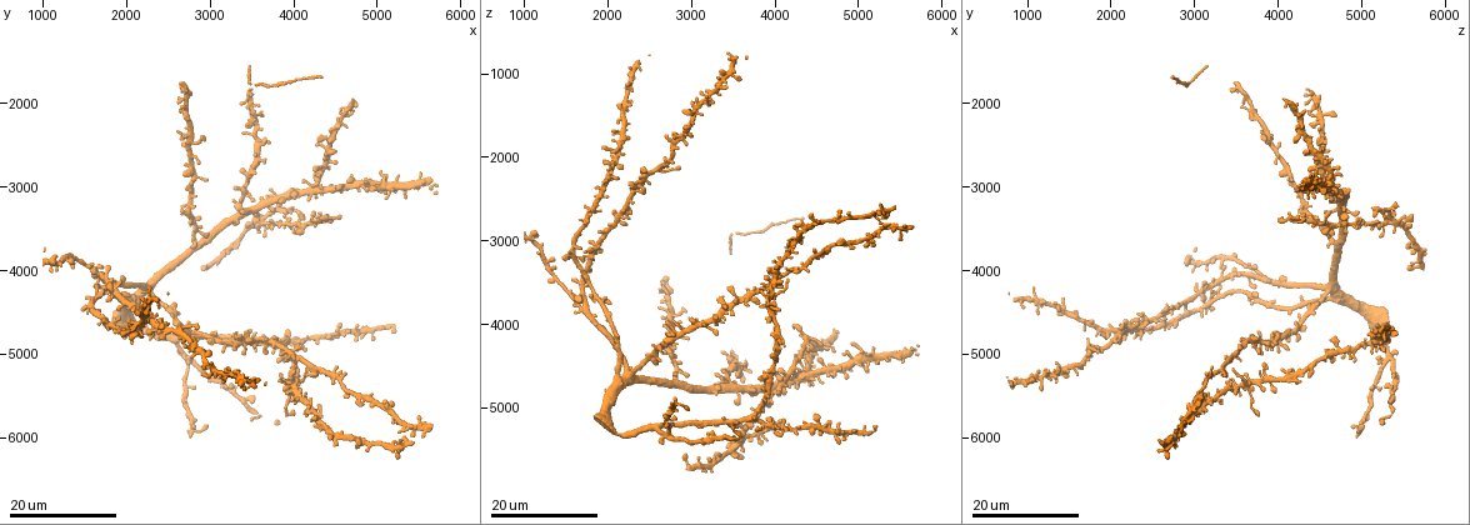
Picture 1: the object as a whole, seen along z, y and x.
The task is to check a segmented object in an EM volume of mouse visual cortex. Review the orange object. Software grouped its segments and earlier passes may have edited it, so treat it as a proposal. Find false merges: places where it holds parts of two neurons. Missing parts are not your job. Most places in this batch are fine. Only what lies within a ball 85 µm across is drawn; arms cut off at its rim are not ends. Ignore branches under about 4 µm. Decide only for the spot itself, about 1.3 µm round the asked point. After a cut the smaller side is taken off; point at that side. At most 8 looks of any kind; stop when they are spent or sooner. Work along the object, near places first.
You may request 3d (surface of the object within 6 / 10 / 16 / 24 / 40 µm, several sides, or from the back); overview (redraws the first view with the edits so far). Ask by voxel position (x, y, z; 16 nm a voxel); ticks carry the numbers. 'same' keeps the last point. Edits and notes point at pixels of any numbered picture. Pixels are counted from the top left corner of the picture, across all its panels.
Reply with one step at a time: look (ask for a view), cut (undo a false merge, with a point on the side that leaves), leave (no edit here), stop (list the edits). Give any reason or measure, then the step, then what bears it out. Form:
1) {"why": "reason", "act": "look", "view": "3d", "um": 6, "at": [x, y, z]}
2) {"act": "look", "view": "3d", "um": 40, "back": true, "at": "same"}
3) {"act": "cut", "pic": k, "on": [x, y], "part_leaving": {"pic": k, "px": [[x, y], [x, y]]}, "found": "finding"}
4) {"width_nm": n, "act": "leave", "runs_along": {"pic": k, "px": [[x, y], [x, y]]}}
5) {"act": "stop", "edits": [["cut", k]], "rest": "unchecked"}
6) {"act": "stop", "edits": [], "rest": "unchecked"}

{"act": "look", "view": "3d", "um": 24, "at": [3650, 3350, 5350]}

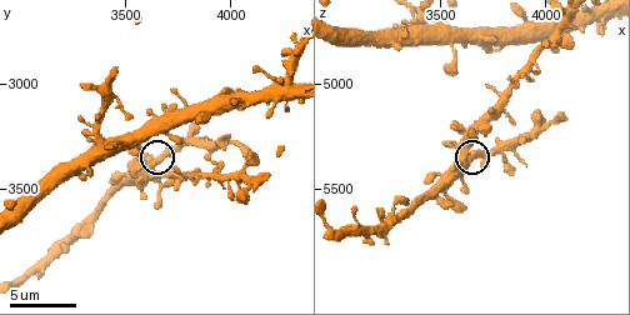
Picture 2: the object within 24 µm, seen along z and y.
{"act": "look", "view": "3d", "um": 6, "at": [3660, 3370, 5340]}

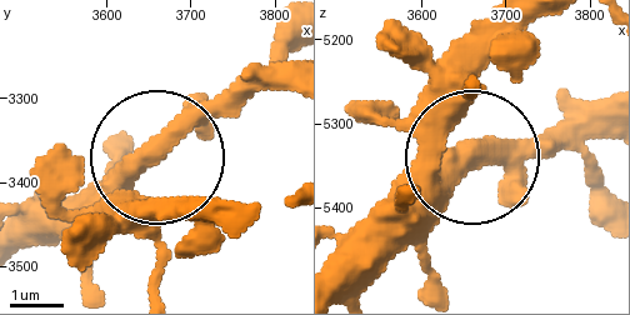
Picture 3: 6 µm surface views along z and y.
{"act": "look", "view": "3d", "um": 6, "back": true, "at": [3650, 3365, 5345]}

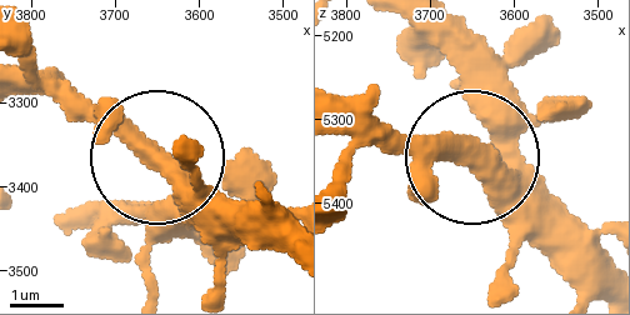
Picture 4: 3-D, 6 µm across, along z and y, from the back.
{"width_nm": 440, "act": "leave", "found": "one neuron here"}

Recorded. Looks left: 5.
{"why": "two arms in line, one across", "act": "look", "view": "3d", "um": 24, "at": [4200, 3400, 4600]}

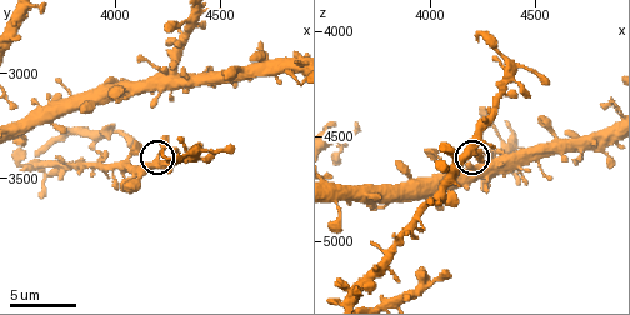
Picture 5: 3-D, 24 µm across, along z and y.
{"act": "look", "view": "3d", "um": 6, "at": [4180, 3440, 4550]}

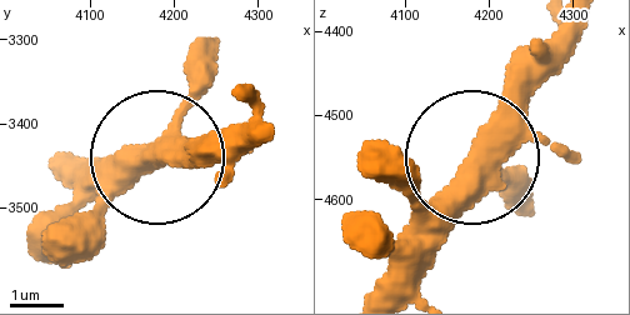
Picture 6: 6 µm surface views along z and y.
{"arms": 3, "act": "leave", "found": "all the same neuron"}

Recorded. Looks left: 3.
{"why": "two arms in line, one across", "act": "look", "view": "3d", "um": 10, "at": [4320, 3400, 4100]}

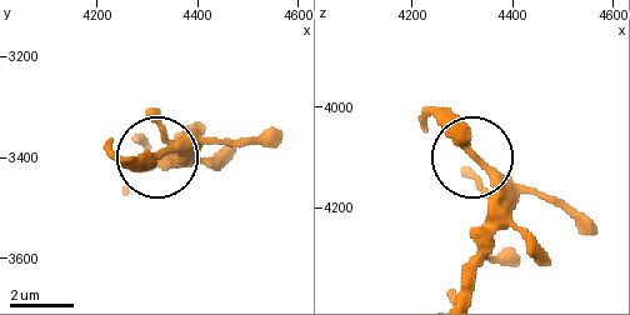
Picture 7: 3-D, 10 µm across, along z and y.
{"arms": 3, "act": "leave", "found": "one neuron here"}

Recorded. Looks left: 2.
{"why": "small branch off a trunk", "act": "look", "view": "3d", "um": 24, "at": [2650, 4700, 2150]}

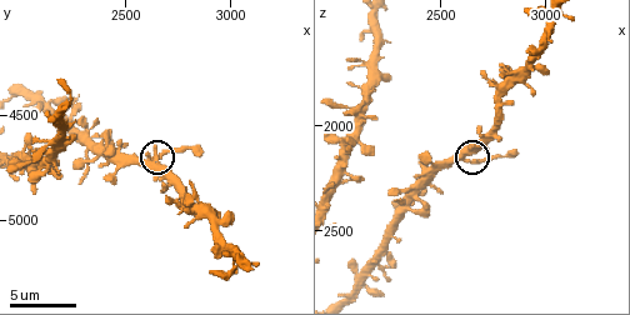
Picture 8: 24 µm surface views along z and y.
{"act": "look", "view": "3d", "um": 6, "at": [2620, 4730, 2130]}

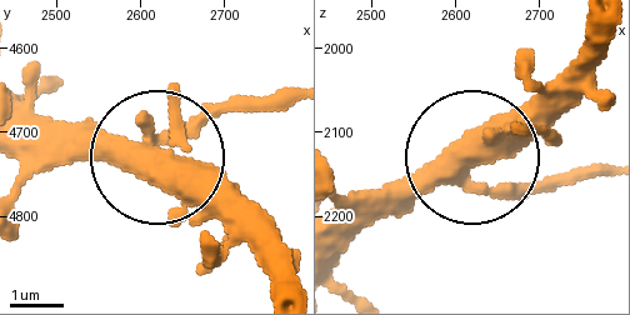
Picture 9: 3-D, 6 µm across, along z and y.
{"act": "cut", "pic": 9, "on": [218, 103], "part_leaving": {"pic": 9, "px": [[473, 180], [603, 171]]}, "found": "two neurons meet here"}

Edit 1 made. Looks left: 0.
{"act": "stop", "edits": [["cut", 9]], "rest": "unchecked"}

